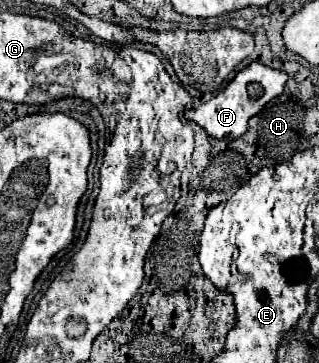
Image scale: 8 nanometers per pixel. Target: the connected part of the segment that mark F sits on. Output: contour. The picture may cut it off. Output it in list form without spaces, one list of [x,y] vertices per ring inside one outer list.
[[[253,61],[235,75],[235,79],[225,87],[225,91],[221,91],[211,101],[199,105],[197,109],[185,111],[185,117],[189,121],[195,121],[197,125],[201,125],[215,139],[225,139],[225,141],[237,139],[249,129],[249,125],[247,125],[249,119],[253,115],[257,115],[269,101],[273,101],[275,97],[279,97],[283,93],[285,81],[287,81],[287,73]]]

